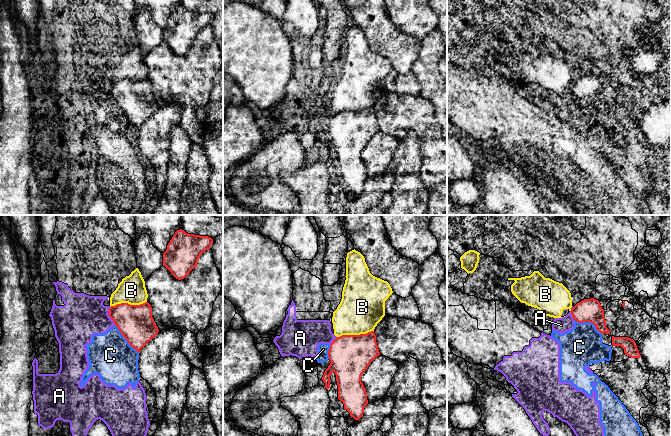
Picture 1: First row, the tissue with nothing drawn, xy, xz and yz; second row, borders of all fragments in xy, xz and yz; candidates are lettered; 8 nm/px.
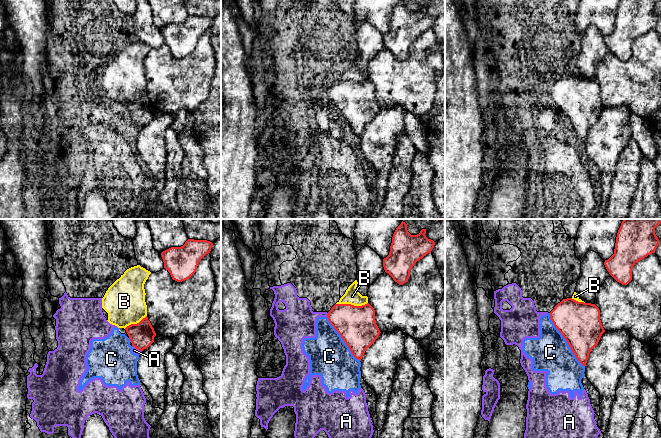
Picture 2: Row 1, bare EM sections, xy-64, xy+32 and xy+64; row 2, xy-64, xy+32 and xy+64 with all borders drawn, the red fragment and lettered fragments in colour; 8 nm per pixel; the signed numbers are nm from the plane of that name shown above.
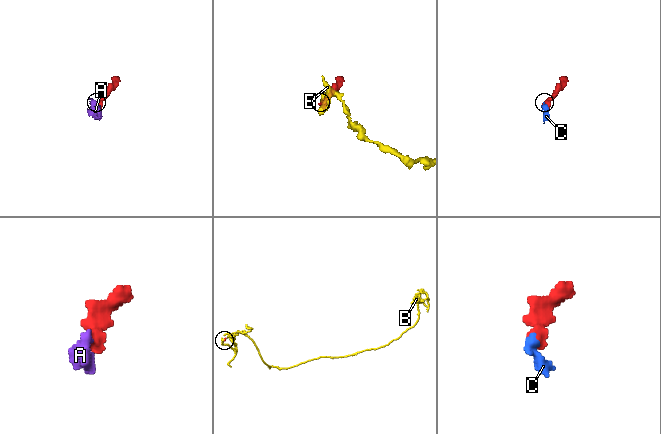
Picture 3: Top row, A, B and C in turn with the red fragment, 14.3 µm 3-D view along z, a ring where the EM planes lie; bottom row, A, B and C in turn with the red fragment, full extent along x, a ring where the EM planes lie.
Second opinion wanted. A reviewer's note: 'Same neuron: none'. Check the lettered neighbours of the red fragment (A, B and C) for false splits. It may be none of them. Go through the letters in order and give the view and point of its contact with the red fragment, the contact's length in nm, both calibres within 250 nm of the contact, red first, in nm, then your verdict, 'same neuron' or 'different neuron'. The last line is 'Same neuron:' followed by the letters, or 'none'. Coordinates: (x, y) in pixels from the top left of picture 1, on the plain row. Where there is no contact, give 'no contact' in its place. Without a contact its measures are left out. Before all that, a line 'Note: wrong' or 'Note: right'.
Note: right
A: xy (109, 92) | 150 nm | 280/340 nm | different neuron
B: xy (128, 80) | 300 nm | 280/220 nm | different neuron
C: xy (125, 114) | 300 nm | 280/360 nm | different neuron
Same neuron: none

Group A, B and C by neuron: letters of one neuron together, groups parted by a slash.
A C / B

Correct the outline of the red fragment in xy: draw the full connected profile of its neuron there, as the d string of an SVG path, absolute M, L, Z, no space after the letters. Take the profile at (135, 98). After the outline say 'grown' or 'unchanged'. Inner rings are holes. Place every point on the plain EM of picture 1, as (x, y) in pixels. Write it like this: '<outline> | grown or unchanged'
M148 78L140 81L117 80L109 84L108 90L122 112L138 129L159 108Z | unchanged

